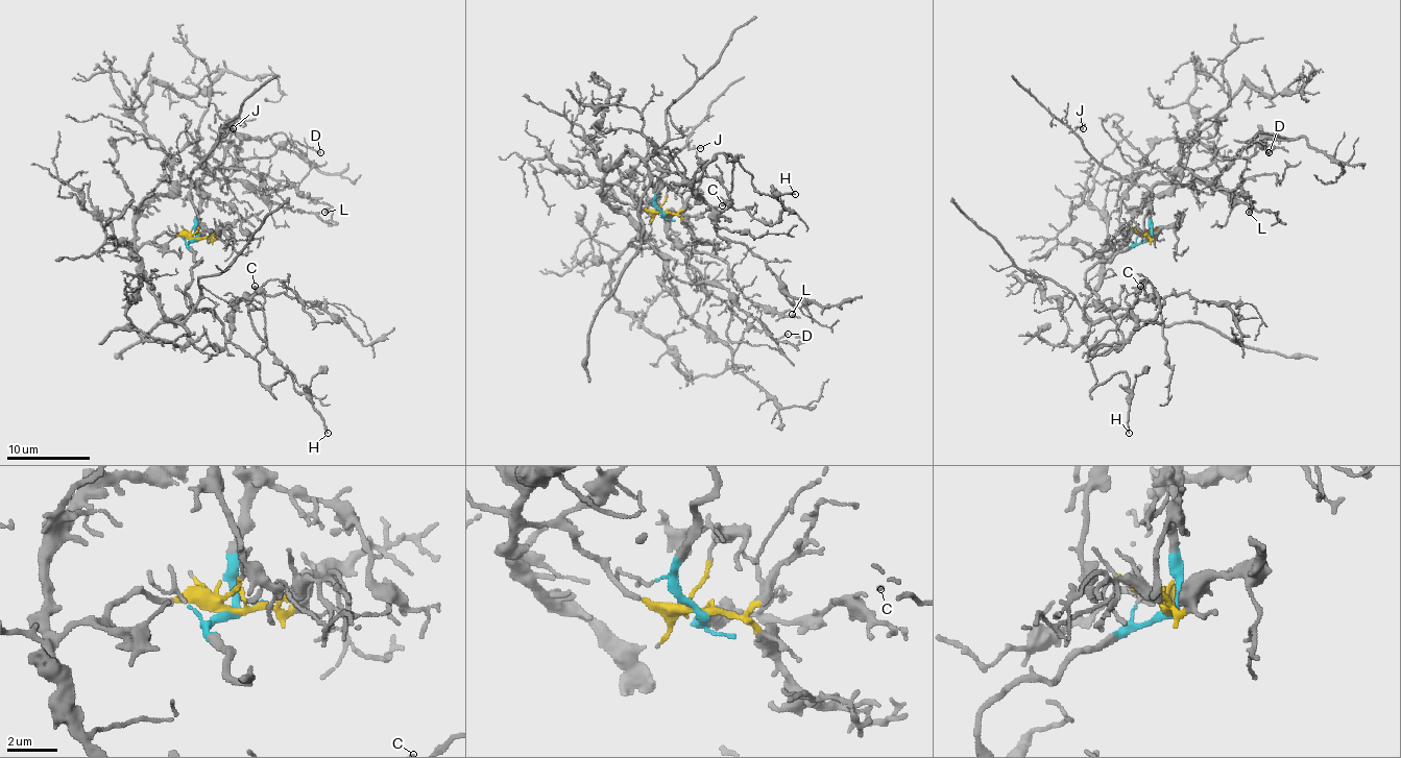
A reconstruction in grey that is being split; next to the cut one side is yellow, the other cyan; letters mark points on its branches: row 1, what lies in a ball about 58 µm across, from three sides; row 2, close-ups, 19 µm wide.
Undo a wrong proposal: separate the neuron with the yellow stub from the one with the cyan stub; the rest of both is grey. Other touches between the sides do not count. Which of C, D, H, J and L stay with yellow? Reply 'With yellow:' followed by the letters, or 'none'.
With yellow: D

